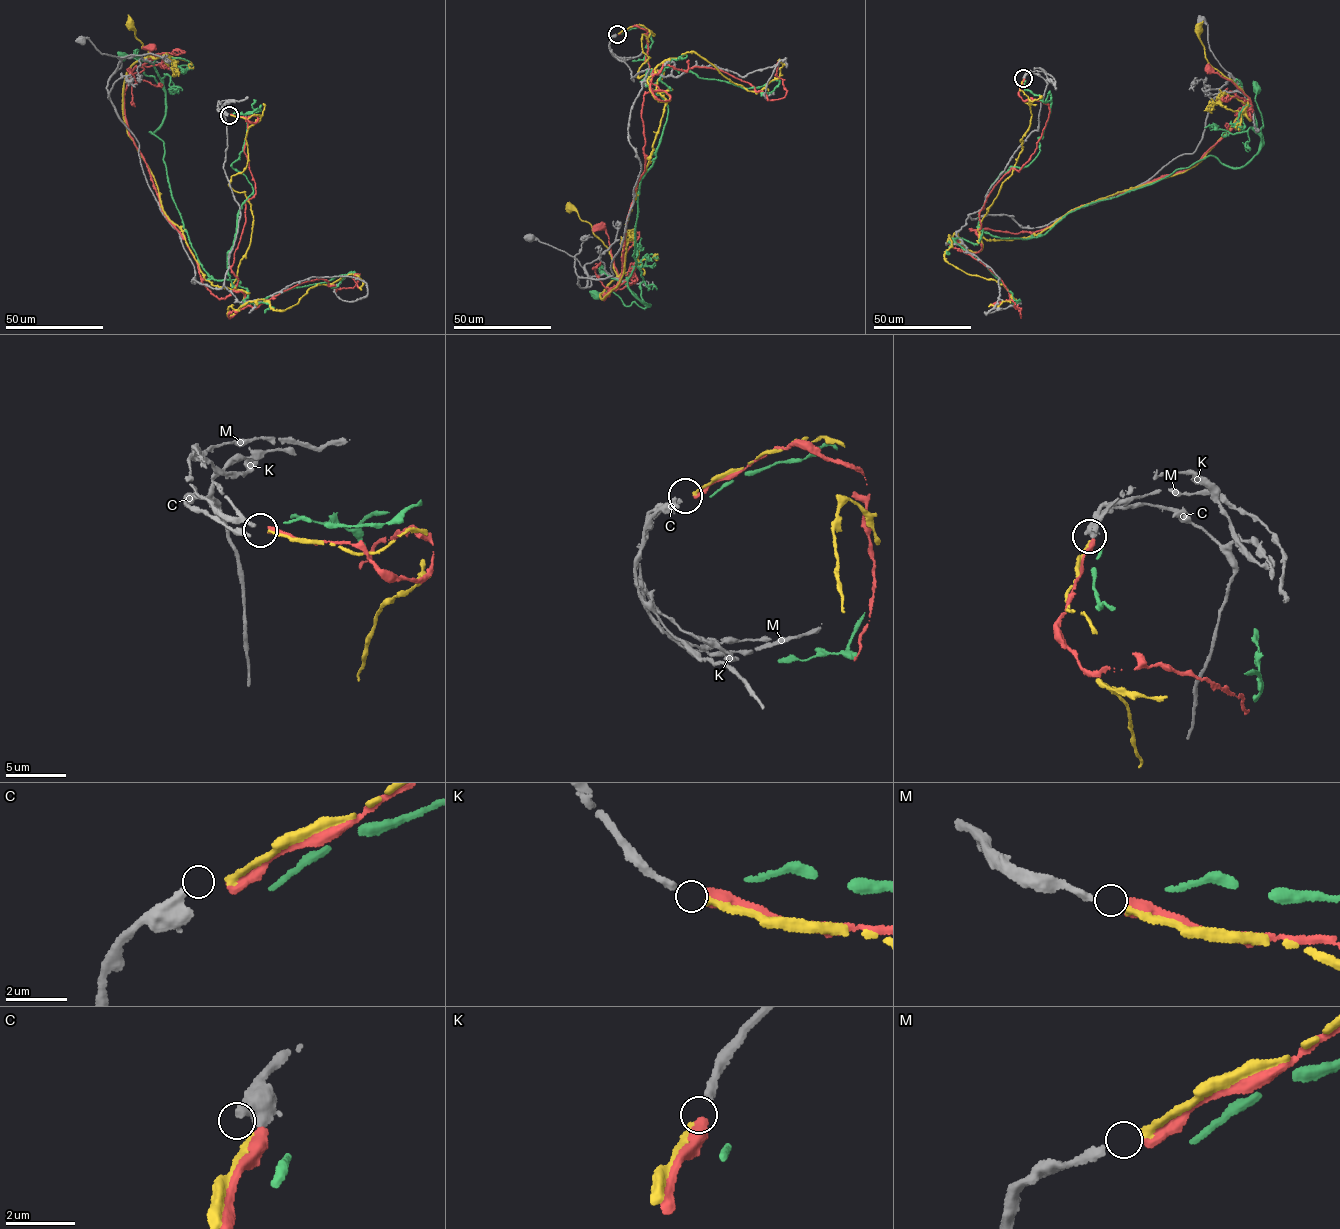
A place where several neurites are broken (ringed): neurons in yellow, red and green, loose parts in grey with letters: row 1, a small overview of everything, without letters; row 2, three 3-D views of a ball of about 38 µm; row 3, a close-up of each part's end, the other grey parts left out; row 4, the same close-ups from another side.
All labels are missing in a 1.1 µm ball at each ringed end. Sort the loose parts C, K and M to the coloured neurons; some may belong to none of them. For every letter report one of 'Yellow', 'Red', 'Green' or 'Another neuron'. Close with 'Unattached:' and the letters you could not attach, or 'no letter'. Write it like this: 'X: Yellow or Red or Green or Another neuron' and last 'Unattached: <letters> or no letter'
C: Another neuron
K: Red
M: Yellow
Unattached: C

